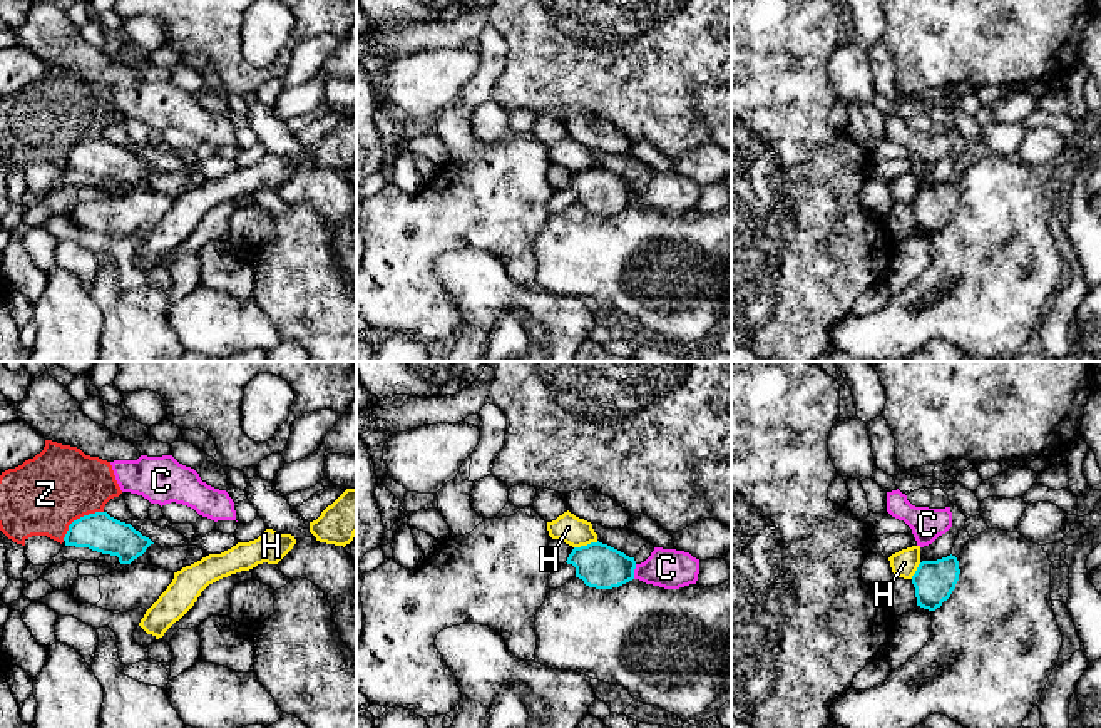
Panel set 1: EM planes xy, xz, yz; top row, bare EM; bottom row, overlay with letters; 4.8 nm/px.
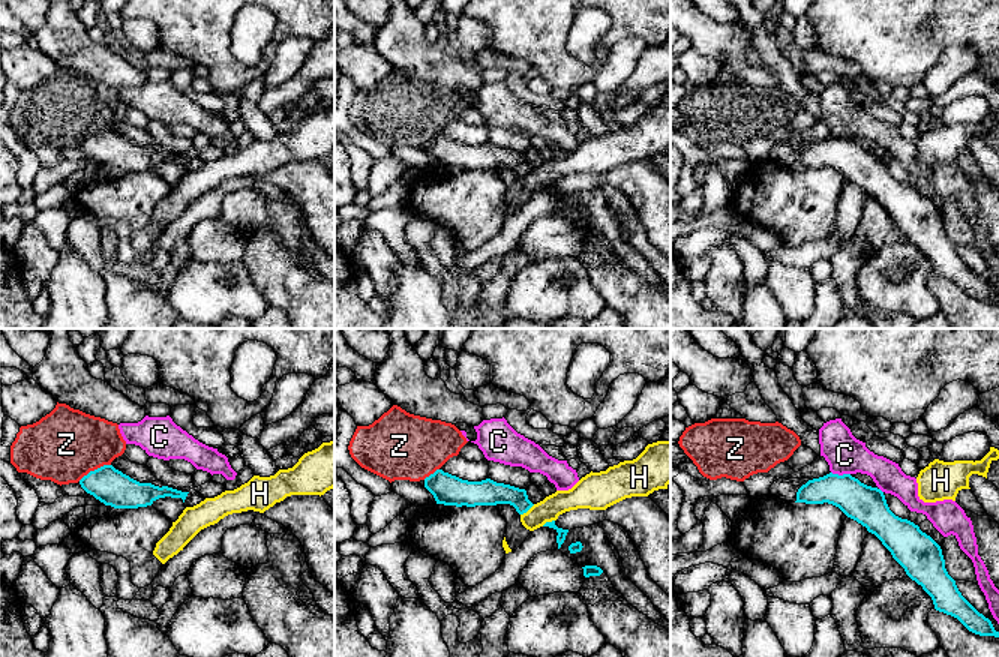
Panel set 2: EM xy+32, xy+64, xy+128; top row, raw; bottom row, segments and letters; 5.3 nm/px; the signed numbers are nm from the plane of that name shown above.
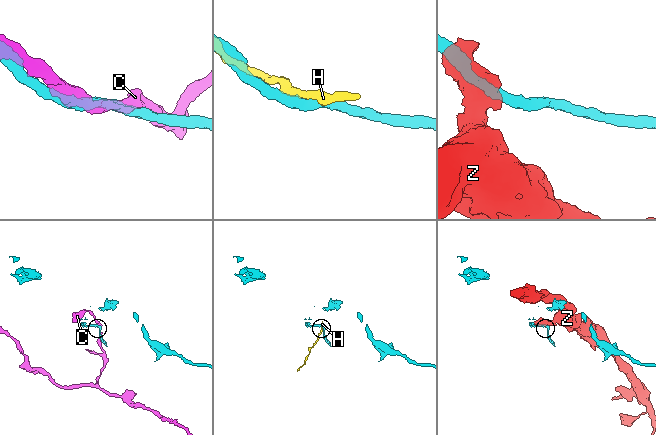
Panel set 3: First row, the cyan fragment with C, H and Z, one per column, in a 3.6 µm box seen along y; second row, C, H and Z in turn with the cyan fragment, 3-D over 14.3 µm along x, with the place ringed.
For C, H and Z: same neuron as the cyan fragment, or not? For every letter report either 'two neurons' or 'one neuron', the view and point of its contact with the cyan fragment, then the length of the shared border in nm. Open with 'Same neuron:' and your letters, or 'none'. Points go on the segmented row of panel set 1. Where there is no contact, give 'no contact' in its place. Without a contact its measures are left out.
Same neuron: none
C: two neurons | xz (633, 571) | 70 nm
H: two neurons | xz (588, 544) | 120 nm
Z: two neurons | xy (81, 517) | 240 nm

